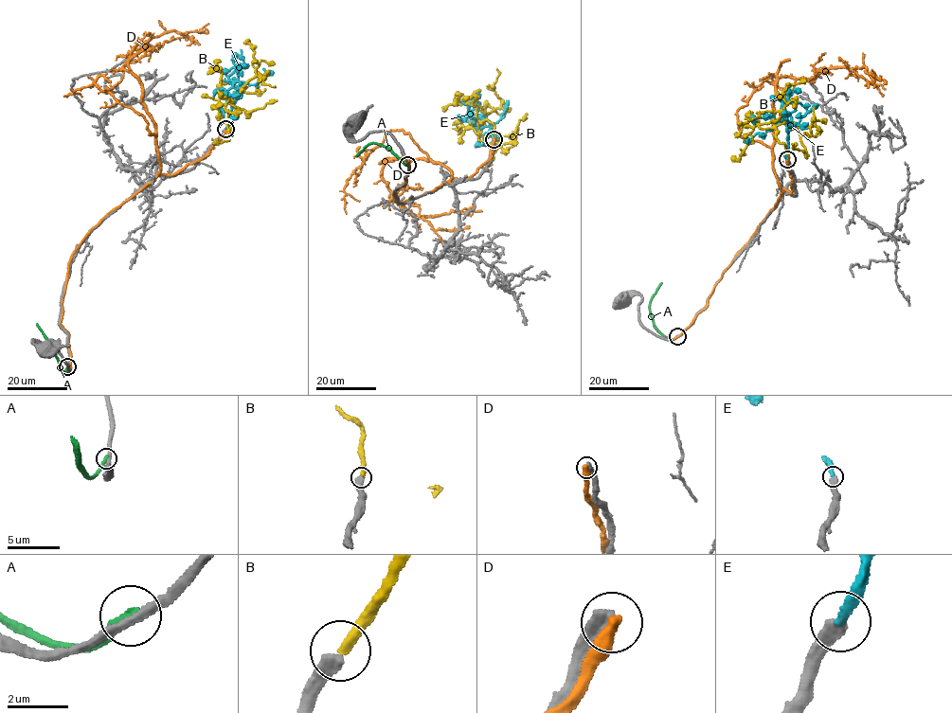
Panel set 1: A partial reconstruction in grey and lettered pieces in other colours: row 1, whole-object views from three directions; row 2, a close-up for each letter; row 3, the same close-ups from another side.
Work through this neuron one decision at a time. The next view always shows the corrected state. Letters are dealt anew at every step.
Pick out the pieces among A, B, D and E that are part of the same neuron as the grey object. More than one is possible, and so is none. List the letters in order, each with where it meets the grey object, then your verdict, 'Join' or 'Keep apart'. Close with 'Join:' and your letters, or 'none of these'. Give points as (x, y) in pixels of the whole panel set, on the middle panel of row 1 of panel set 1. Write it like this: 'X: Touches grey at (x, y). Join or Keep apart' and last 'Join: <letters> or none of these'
A: Touches grey at (407, 165). Keep apart
B: Touches grey at (493, 139). Keep apart
D: Touches grey at (493, 139). Keep apart
E: Touches grey at (493, 139). Keep apart
Join: none of these

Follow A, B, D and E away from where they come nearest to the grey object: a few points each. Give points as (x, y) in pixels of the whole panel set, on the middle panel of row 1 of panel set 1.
A: (407, 165), (388, 150), (373, 143), (356, 156)
B: (493, 140), (492, 123), (472, 120), (476, 133), (493, 135), (504, 151), (513, 144), (514, 135), (500, 136)
D: (494, 139), (469, 178), (420, 158), (394, 158), (382, 170), (414, 214), (477, 210)
E: (493, 139), (489, 133), (492, 124), (485, 120), (475, 124), (476, 120), (471, 116), (470, 105), (479, 94)

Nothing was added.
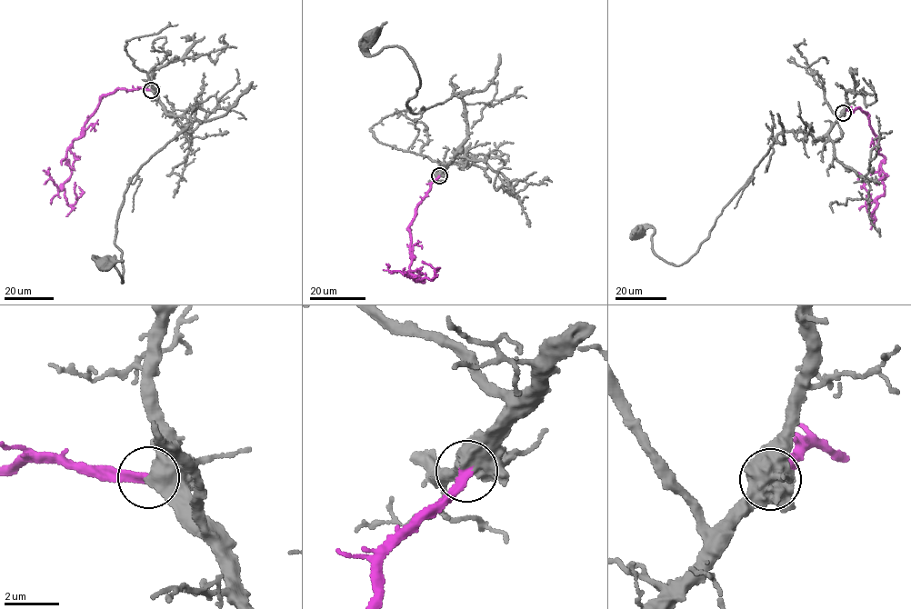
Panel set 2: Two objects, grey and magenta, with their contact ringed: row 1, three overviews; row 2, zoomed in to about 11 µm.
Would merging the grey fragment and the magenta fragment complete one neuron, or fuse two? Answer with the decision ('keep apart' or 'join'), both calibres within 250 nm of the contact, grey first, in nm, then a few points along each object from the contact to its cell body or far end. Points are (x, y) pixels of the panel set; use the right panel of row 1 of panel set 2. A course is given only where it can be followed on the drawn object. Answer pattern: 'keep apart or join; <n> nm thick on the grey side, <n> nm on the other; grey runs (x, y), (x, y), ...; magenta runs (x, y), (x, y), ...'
join; 800 nm thick on the grey side, 320 nm on the other; grey runs (843, 113), (815, 140), (802, 132), (777, 134), (687, 261), (675, 265), (655, 254), (652, 227), (635, 233); magenta runs (843, 113), (859, 108), (867, 114), (885, 158), (875, 219), (865, 195)

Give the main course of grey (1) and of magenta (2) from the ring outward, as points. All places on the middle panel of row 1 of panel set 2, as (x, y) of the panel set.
1: (440, 175), (465, 139), (461, 93), (414, 114), (413, 60), (395, 46), (371, 54), (370, 34)
2: (440, 175), (408, 228), (414, 256), (407, 272), (425, 280), (419, 282), (431, 280), (435, 269), (423, 261)

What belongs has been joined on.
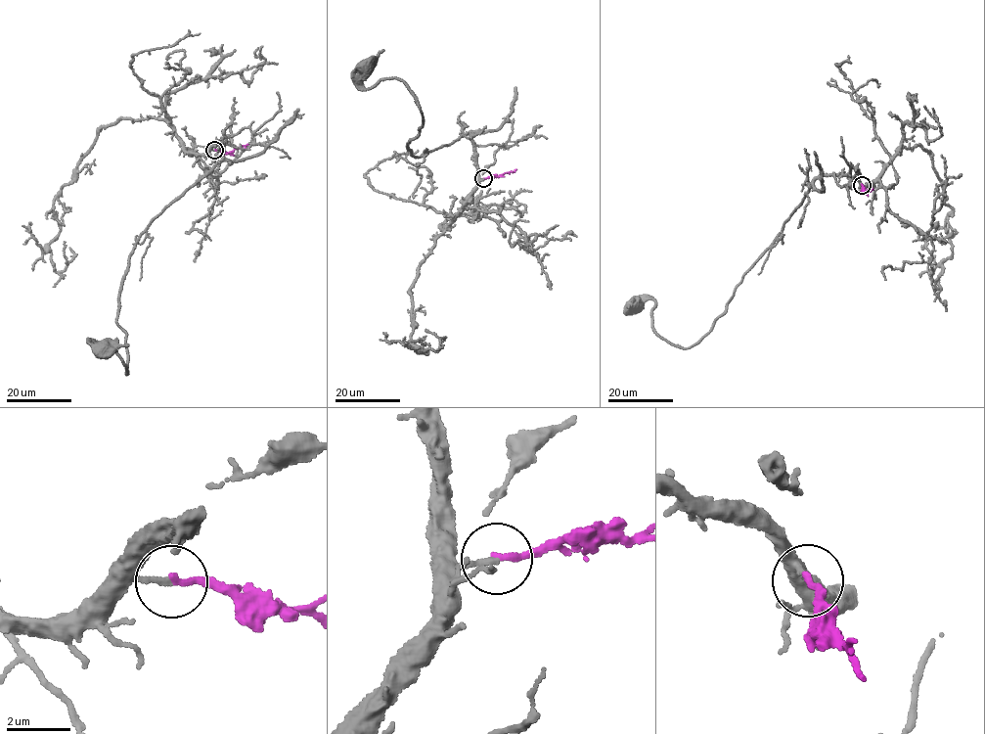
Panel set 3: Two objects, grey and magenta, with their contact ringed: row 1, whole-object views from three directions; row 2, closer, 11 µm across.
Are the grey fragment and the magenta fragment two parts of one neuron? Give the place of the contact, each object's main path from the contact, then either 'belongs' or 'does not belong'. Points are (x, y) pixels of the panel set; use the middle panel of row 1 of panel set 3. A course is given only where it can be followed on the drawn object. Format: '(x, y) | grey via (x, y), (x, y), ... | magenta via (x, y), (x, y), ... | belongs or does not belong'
(483, 178) | grey via (483, 178), (470, 132), (413, 156), (408, 142), (424, 121), (415, 94), (398, 78), (365, 88), (364, 65) | magenta via (483, 178), (516, 169) | belongs

